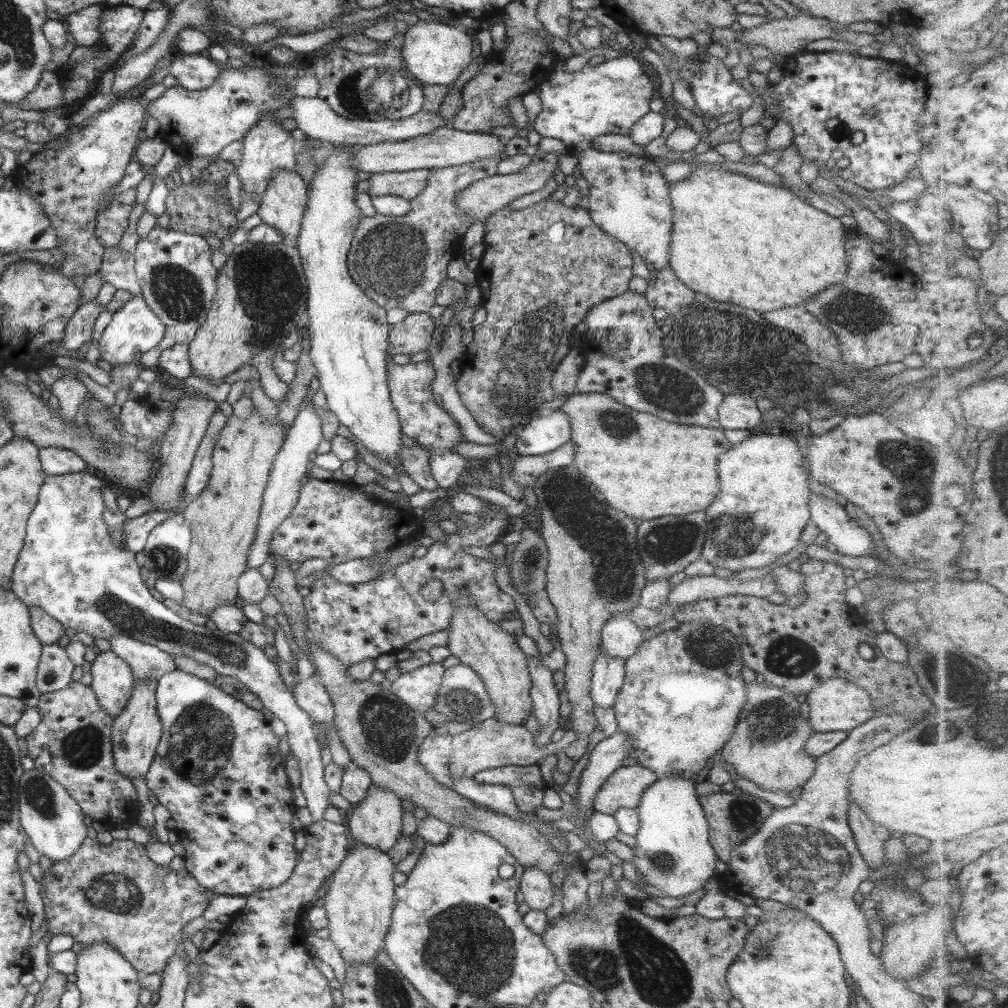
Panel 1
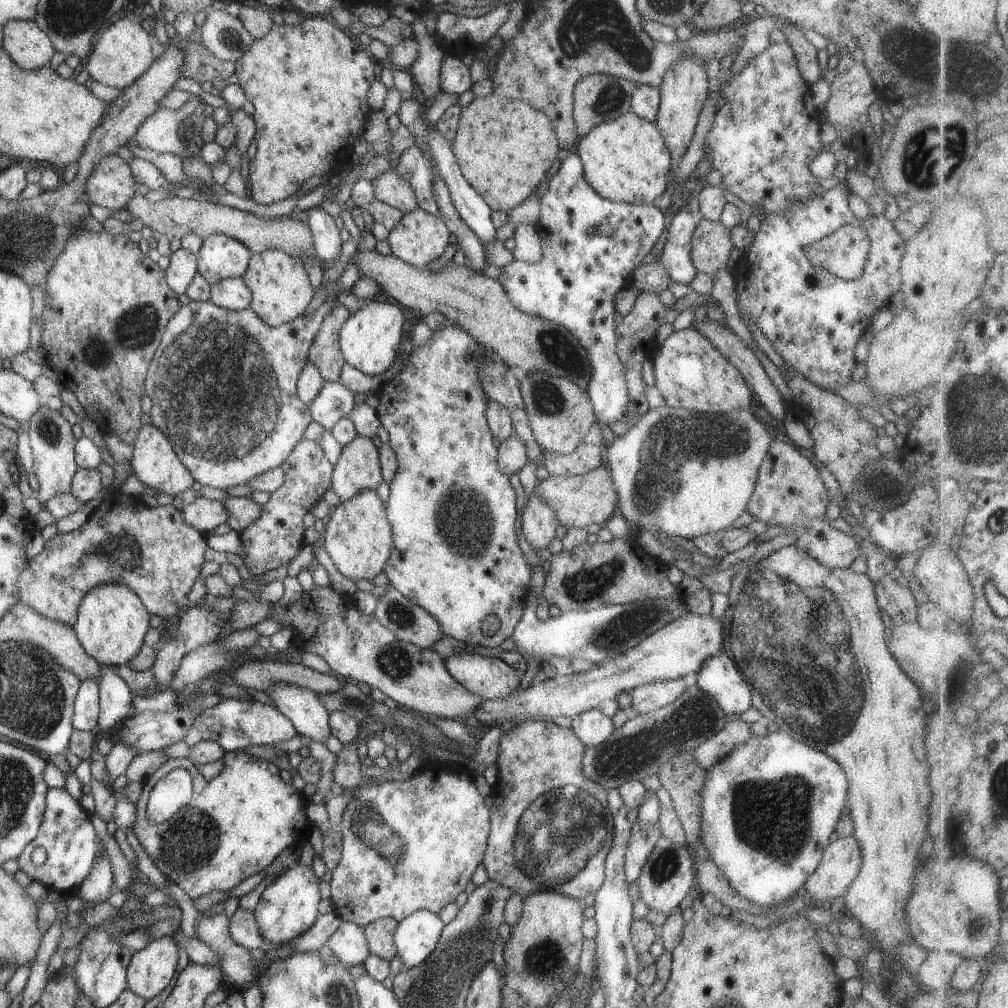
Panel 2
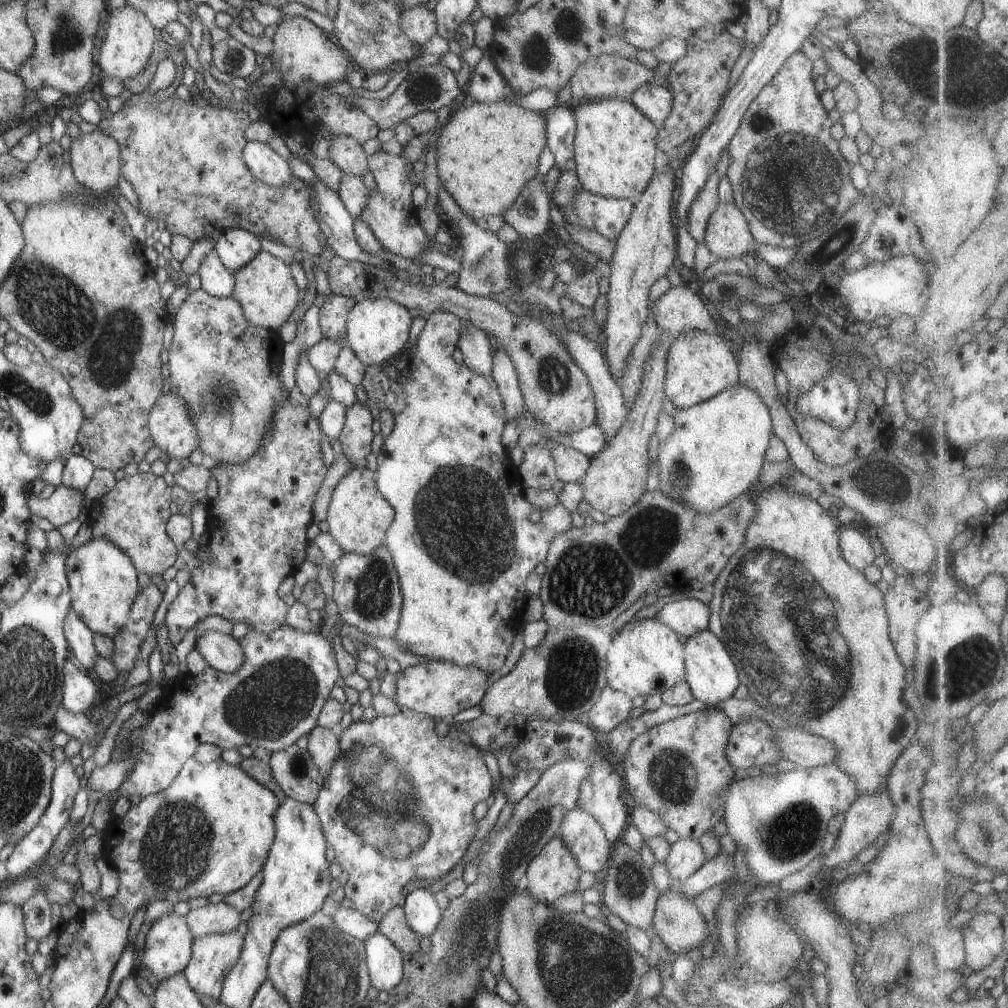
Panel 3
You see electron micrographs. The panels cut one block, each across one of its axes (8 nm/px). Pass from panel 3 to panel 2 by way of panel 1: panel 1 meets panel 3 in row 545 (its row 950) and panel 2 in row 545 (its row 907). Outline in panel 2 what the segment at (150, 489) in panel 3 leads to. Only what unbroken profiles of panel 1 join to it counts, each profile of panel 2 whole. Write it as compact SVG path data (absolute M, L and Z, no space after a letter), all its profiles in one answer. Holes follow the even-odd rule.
M111 491L105 494L97 507L92 508L85 522L77 529L57 532L53 538L44 540L41 552L31 558L31 564L27 564L19 575L18 600L45 618L72 626L75 624L77 606L85 592L99 584L123 584L135 592L150 615L156 614L163 620L179 617L189 606L187 593L204 562L203 552L207 548L204 536L195 528L183 524L181 511L171 505L149 507L142 501L141 495Z

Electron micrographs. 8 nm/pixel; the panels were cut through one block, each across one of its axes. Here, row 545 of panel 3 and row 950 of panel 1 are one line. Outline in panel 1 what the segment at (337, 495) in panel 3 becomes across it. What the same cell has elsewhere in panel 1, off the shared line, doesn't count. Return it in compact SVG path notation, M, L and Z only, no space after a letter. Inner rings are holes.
M350 843L349 852L341 860L341 864L333 872L333 880L329 884L326 892L321 893L323 899L322 907L326 912L327 930L329 930L329 940L335 944L342 962L347 965L357 965L371 963L371 960L382 950L383 939L387 934L387 926L391 922L391 908L394 900L394 885L392 874L394 865L385 852L379 848L371 848L367 844Z

